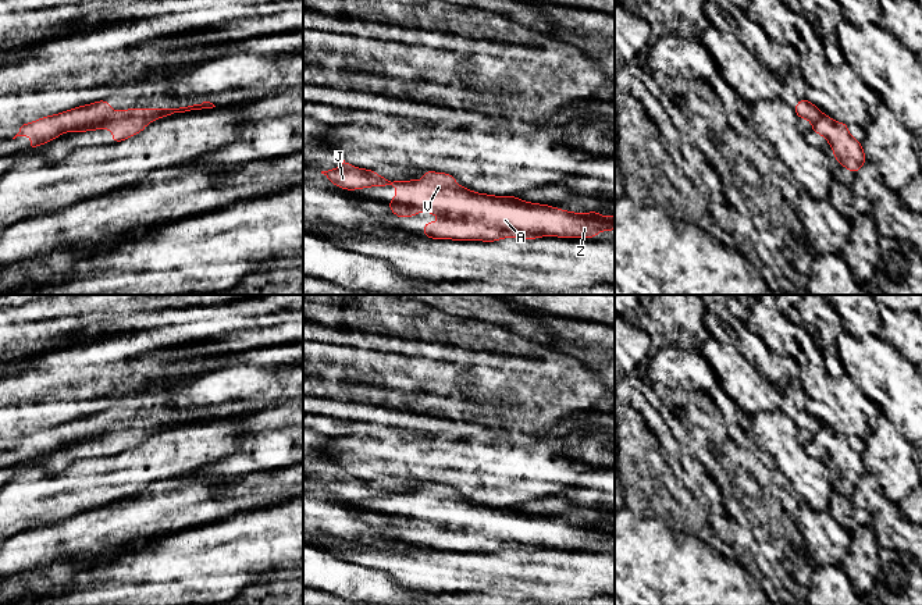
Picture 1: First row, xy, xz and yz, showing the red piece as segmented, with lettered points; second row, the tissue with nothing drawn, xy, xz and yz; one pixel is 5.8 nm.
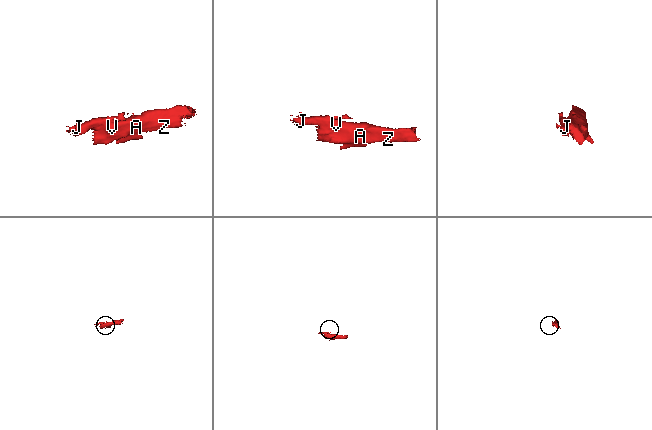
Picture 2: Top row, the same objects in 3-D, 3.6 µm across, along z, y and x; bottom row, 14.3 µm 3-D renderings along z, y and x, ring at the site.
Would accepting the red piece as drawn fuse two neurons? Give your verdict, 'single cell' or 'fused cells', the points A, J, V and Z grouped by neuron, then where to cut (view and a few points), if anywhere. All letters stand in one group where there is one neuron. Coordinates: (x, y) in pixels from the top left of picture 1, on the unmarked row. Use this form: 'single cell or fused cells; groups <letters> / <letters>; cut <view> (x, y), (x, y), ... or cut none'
fused cells; groups A V Z / J; cut xy (89, 434), (79, 436), (70, 442)

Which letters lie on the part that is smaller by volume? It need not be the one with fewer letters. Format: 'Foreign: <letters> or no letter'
Foreign: J

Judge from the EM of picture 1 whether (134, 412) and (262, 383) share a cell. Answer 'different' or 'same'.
same

